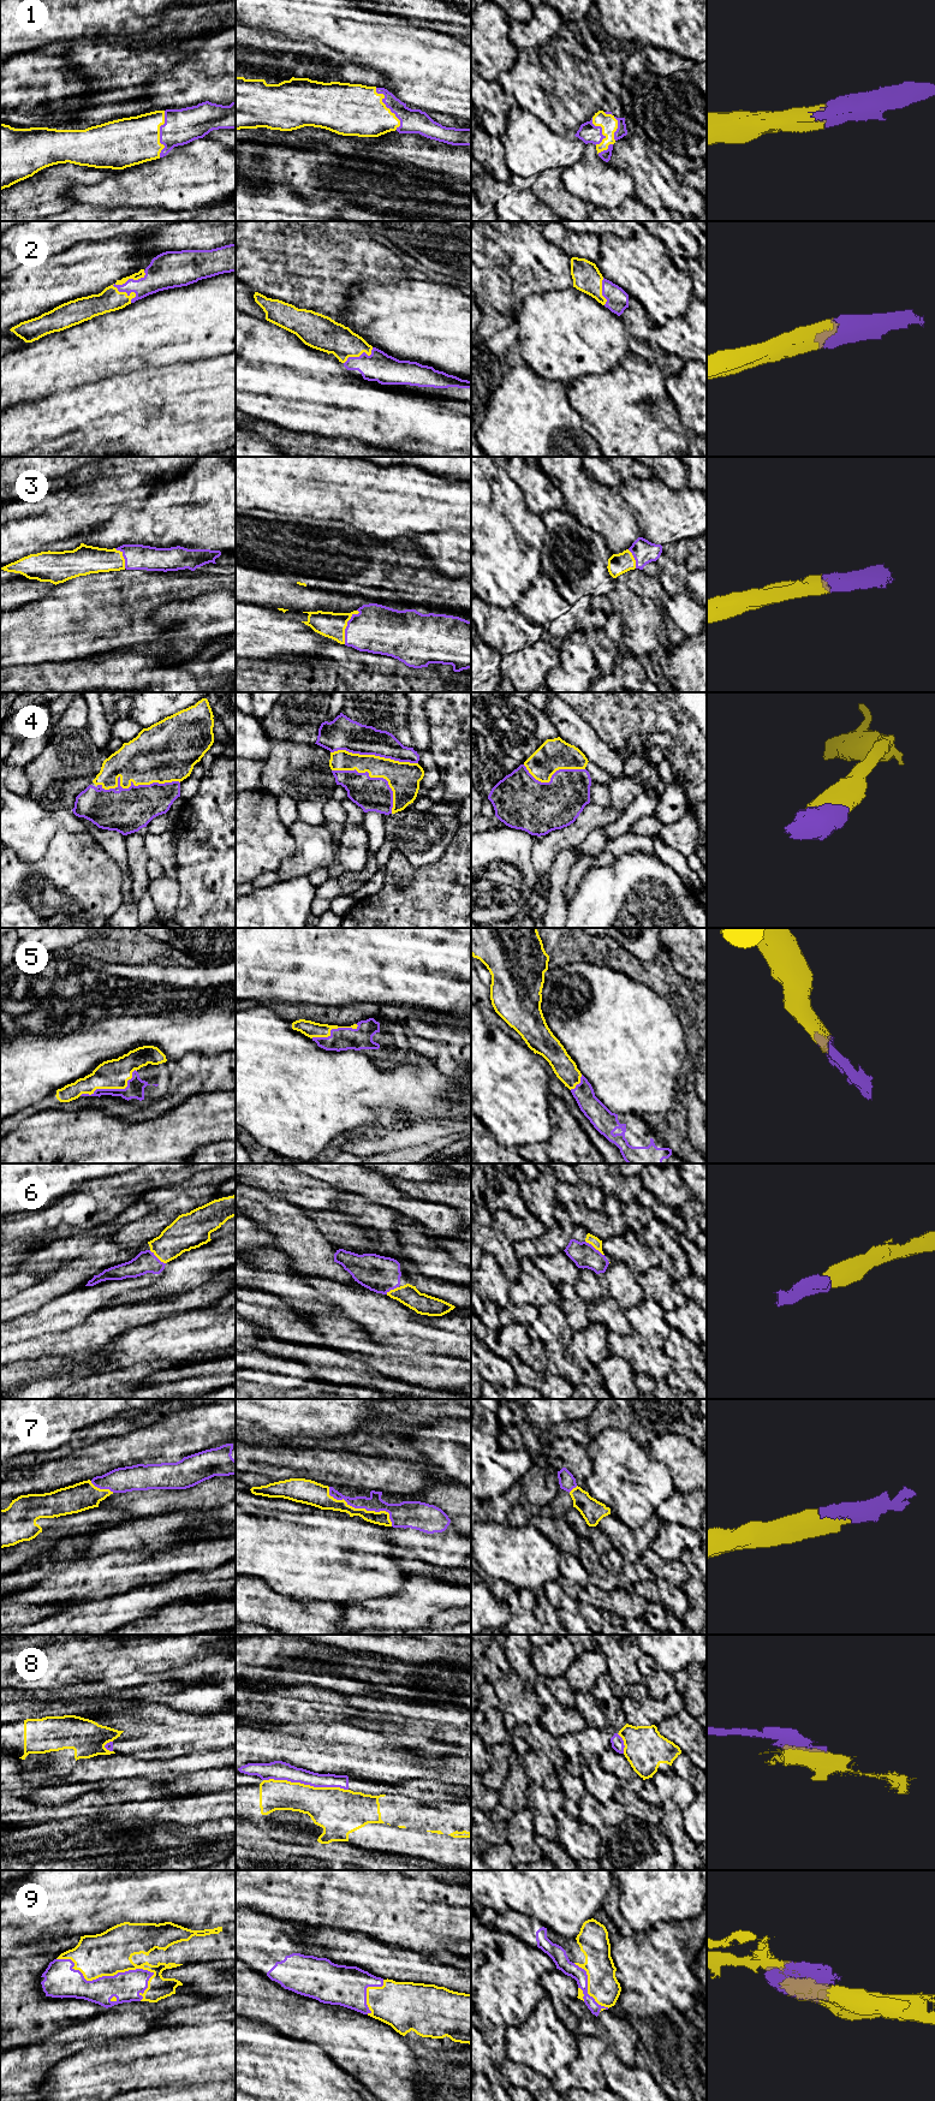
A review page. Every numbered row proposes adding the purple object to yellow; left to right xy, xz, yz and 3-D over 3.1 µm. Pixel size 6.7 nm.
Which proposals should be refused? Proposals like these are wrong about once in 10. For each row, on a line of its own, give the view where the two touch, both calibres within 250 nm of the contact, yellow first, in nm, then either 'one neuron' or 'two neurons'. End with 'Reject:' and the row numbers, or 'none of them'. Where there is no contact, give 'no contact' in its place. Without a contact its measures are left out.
1: contact in xz; calibres 360 and 160 nm; one neuron
2: contact in xy; calibres 160 and 240 nm; one neuron
3: contact in xz; calibres 170 and 320 nm; one neuron
4: contact in xy; calibres 380 and 300 nm; one neuron
5: contact in xy; calibres 200 and 120 nm; one neuron
6: contact in yz; calibres 70 and 170 nm; one neuron
7: contact in xz; calibres 100 and 130 nm; one neuron
8: contact in xz; calibres 300 and 130 nm; two neurons
9: contact in xy; calibres 280 and 200 nm; one neuron
Reject: 8

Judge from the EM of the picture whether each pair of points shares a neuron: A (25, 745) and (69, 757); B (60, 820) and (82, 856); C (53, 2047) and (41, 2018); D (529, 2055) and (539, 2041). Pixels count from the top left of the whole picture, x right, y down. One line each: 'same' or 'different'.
A: different
B: different
C: different
D: same

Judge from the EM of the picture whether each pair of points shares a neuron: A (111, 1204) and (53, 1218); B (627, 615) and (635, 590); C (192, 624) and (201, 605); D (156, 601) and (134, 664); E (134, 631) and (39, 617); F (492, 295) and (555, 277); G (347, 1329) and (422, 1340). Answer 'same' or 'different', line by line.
A: same
B: same
C: same
D: different
E: same
F: same
G: different

